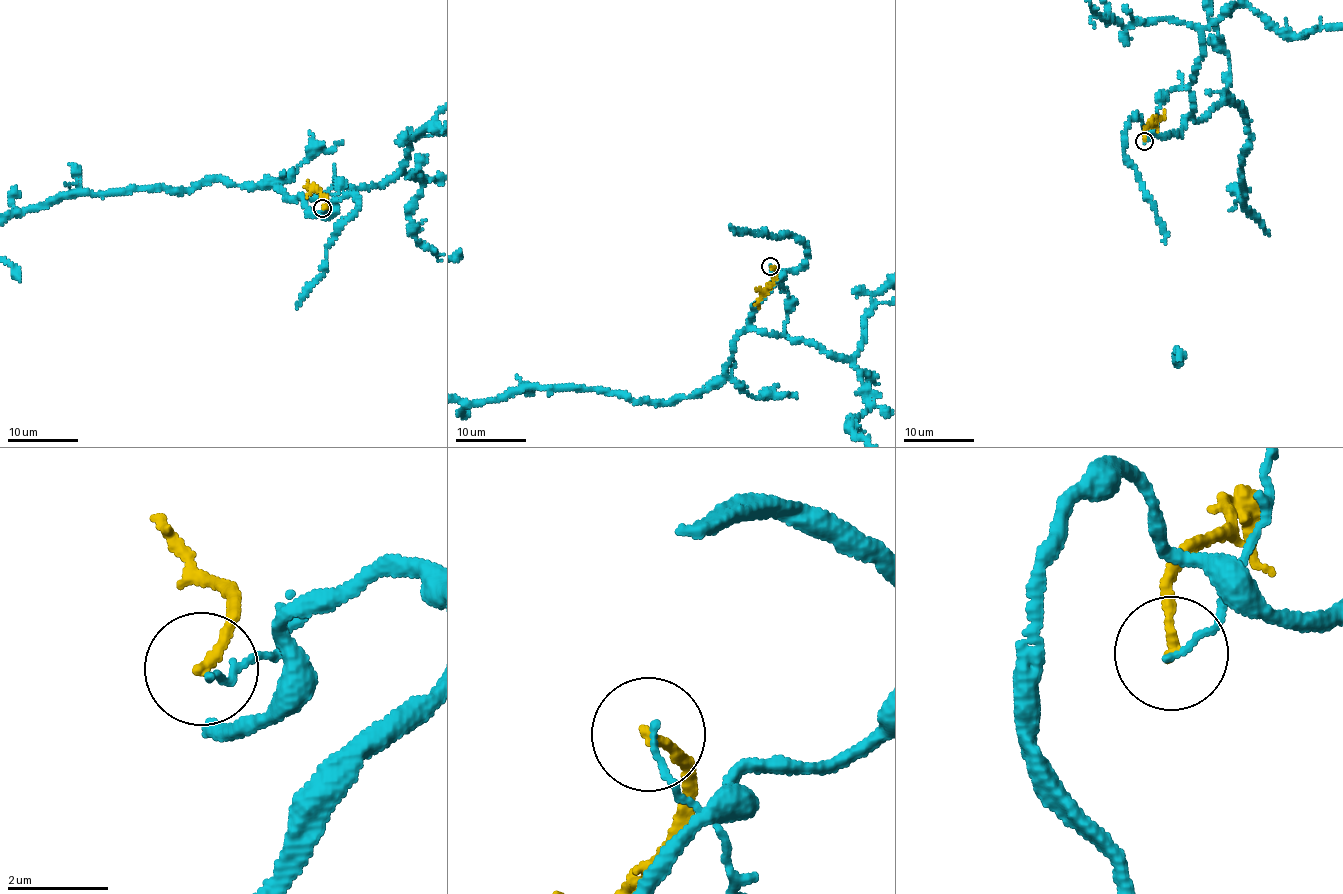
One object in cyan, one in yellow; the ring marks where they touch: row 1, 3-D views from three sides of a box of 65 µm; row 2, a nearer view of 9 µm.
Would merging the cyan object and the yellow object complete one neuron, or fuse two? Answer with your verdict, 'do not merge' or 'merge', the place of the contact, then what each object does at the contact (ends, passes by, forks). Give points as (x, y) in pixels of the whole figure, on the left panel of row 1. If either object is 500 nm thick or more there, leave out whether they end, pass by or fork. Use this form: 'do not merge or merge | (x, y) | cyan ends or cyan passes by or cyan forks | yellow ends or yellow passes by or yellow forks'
do not merge | (322, 208) | cyan ends | yellow ends

